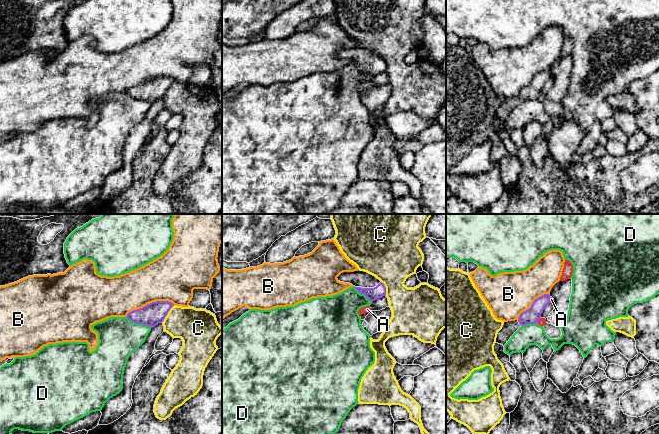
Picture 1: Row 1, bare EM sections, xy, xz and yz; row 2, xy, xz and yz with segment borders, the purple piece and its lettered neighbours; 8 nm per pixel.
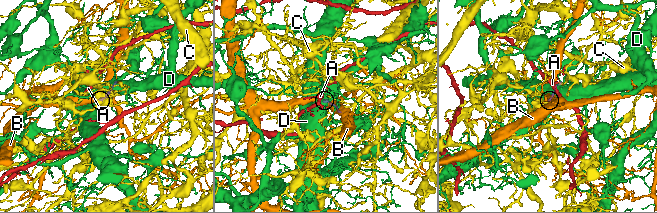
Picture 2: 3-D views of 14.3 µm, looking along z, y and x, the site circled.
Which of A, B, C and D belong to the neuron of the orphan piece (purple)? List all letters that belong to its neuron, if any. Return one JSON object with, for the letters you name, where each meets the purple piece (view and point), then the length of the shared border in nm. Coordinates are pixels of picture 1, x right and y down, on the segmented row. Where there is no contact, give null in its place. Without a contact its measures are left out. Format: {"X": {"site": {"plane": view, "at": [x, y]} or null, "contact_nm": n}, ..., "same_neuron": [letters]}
{"same_neuron": []}

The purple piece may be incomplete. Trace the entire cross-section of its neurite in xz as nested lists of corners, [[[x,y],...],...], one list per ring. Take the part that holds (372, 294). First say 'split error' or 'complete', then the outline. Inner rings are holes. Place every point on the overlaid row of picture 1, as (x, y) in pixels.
split error | [[[343,272],[337,277],[338,281],[352,284],[360,294],[364,294],[370,301],[386,296],[386,287],[375,276],[364,272]]]

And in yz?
split error | [[[549,294],[538,297],[528,310],[520,314],[517,320],[504,322],[502,329],[497,334],[496,343],[504,346],[521,326],[537,323],[543,310],[550,303],[550,298]]]

